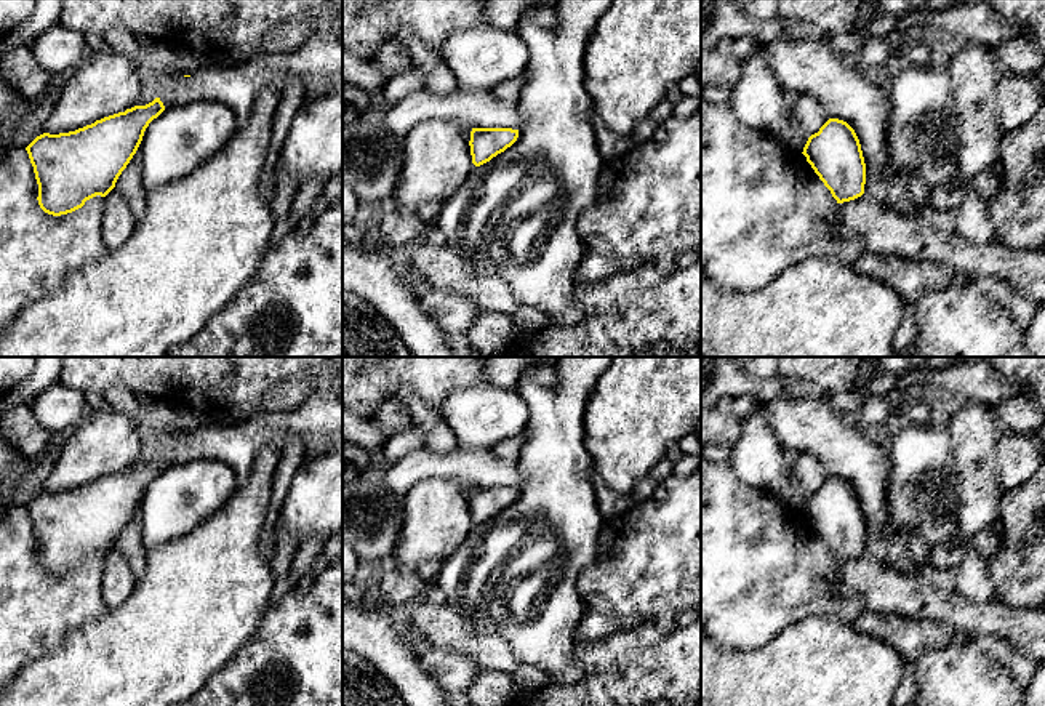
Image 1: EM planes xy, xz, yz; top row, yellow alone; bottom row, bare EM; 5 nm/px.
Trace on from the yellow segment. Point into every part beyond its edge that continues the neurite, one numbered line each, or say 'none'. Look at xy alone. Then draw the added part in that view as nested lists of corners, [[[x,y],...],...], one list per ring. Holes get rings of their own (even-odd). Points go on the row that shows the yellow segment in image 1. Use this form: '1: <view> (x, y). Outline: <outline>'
none

